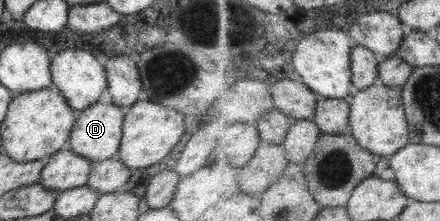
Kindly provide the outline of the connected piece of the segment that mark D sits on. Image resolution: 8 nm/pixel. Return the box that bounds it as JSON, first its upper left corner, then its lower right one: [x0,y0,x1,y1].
[69,103,124,164]

